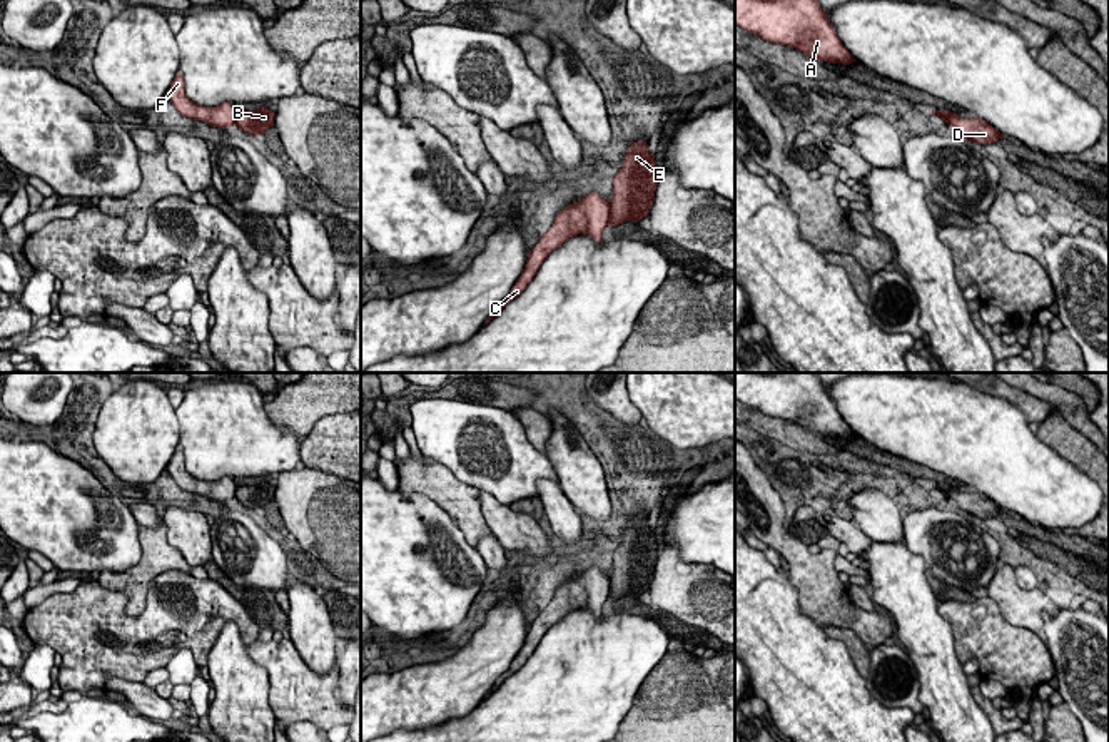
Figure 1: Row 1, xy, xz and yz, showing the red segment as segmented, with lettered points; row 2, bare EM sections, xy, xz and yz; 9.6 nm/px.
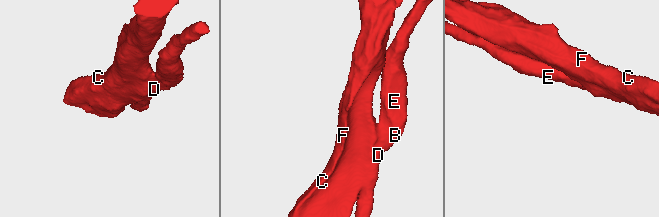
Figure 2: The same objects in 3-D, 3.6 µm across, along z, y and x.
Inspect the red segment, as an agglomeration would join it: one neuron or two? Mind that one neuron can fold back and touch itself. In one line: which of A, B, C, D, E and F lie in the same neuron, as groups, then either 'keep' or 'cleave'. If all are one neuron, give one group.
A C F / B D E; cleave

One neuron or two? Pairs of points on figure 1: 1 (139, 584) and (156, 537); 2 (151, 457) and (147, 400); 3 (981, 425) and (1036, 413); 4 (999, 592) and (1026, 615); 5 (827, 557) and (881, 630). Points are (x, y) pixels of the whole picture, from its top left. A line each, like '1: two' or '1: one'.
1: one
2: one
3: two
4: one
5: one

